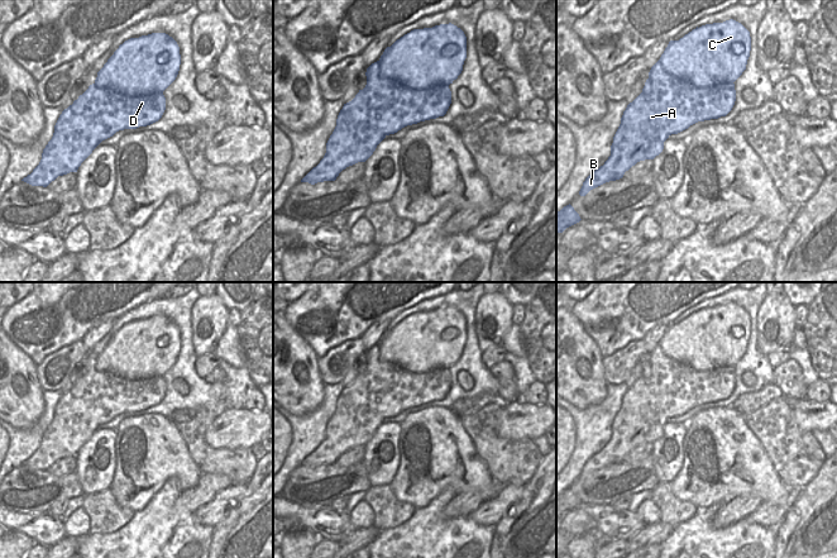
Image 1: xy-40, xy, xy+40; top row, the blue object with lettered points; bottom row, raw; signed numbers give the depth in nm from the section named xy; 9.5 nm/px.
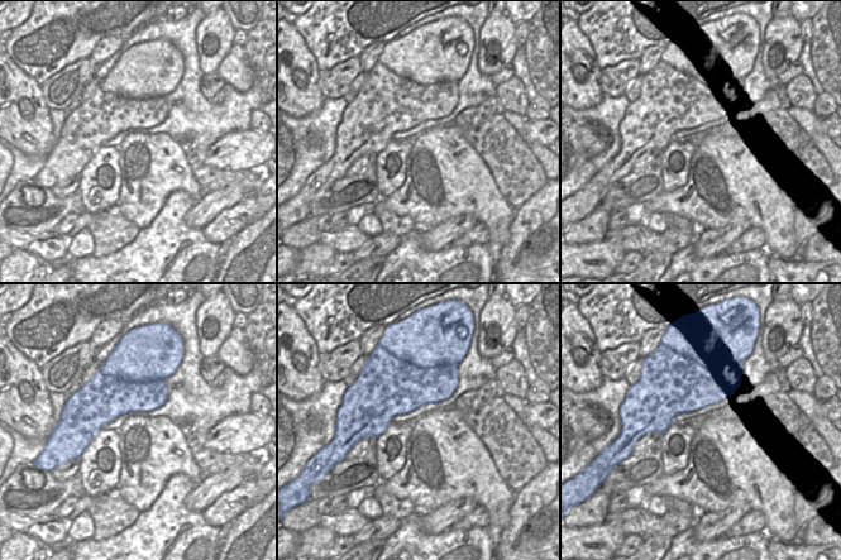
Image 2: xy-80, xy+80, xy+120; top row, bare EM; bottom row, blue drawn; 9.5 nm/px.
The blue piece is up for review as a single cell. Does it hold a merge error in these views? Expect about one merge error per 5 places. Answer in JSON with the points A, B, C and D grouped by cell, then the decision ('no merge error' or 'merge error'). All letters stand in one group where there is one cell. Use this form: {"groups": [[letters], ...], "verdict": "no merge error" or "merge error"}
{"groups": [["A", "B", "D"], ["C"]], "verdict": "merge error"}

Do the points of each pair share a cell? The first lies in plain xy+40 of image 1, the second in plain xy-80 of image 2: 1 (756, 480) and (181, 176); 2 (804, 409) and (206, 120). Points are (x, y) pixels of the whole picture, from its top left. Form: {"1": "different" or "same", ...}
{"1": "same", "2": "different"}

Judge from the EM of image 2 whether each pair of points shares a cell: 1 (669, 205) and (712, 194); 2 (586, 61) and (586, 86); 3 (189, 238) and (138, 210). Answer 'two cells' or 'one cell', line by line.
1: one cell
2: one cell
3: two cells

